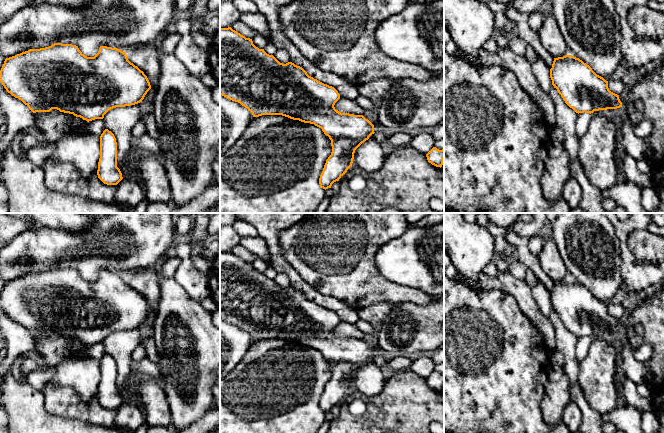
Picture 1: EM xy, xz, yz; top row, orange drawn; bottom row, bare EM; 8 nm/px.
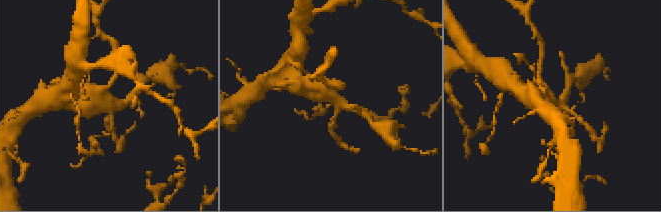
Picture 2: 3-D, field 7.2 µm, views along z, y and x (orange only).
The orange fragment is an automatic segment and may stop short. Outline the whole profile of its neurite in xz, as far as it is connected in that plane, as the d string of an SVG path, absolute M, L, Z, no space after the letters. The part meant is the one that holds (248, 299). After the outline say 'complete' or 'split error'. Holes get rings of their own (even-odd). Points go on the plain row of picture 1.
M231 251L220 252L220 319L240 327L253 341L282 339L321 352L331 364L332 370L331 379L326 384L319 402L320 411L325 414L331 412L332 408L347 396L352 390L355 374L375 357L374 349L363 339L341 337L335 333L334 329L340 323L340 318L334 311L314 303L302 291L292 286L280 287L273 279L256 271L252 263L246 262Z; complete

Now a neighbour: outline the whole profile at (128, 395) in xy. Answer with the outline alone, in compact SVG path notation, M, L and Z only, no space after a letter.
M131 374L129 375L127 382L123 388L123 391L121 392L121 397L123 403L128 404L136 404L138 402L138 397L135 391L135 387L137 383L130 381Z

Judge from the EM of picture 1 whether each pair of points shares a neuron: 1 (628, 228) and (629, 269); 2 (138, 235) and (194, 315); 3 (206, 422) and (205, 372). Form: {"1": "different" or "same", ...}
{"1": "same", "2": "different", "3": "different"}

